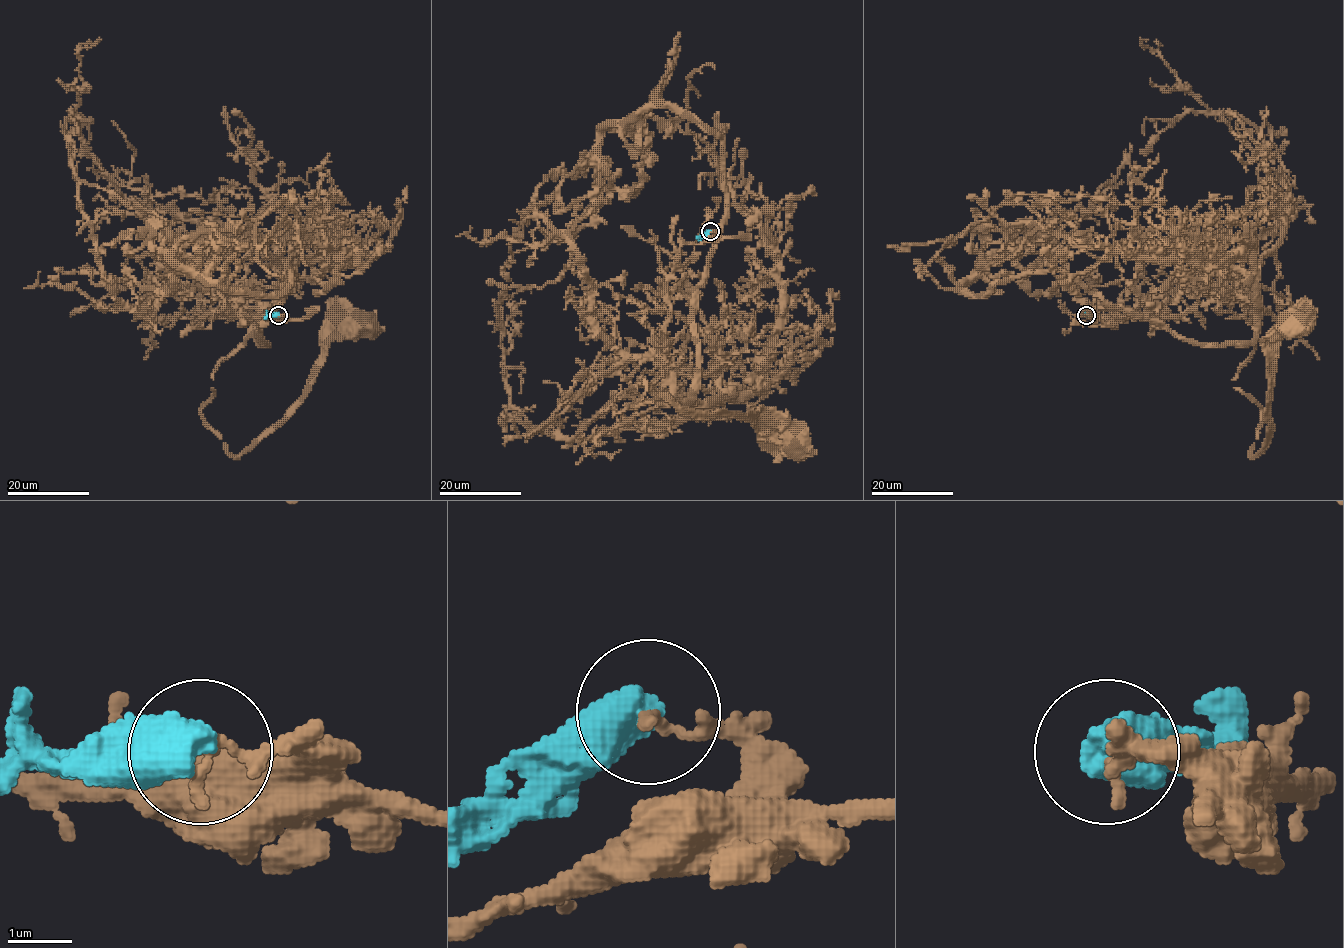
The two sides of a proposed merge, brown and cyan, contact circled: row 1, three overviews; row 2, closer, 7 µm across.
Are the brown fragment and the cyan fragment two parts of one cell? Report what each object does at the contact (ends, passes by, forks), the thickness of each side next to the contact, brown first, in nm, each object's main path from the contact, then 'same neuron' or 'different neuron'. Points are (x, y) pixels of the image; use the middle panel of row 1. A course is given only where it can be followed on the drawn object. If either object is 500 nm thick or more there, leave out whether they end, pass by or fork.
calibres 200 and 650 nm; course brown (710, 230), (667, 283), (665, 375), (681, 403), (645, 379), (633, 406), (764, 408), (795, 441); course cyan (710, 230), (696, 238); different neuron

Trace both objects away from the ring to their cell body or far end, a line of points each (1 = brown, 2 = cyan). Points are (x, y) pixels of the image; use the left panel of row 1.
1: (278, 316), (246, 323), (234, 297), (249, 335), (201, 408), (234, 456), (305, 394), (326, 346), (363, 326)
2: (278, 315), (264, 318)

